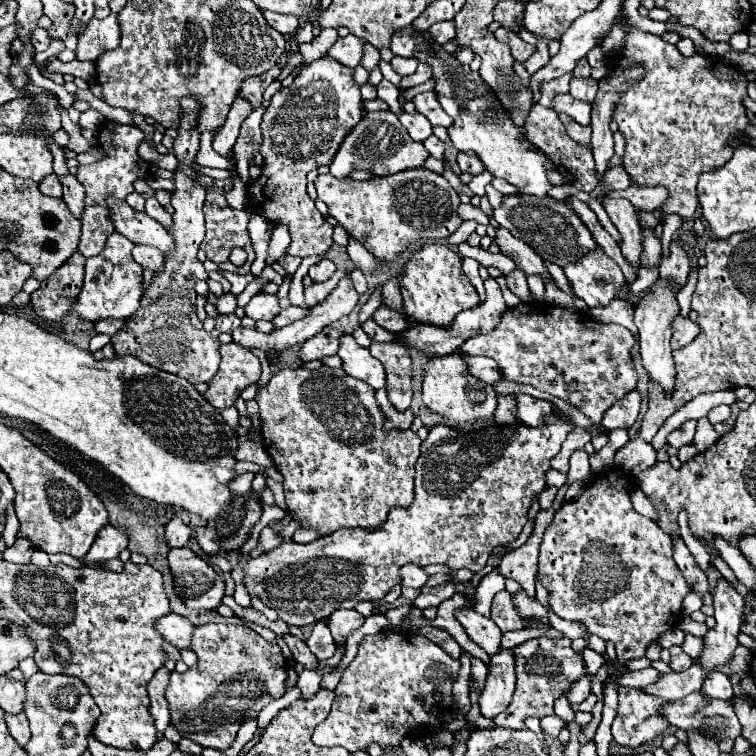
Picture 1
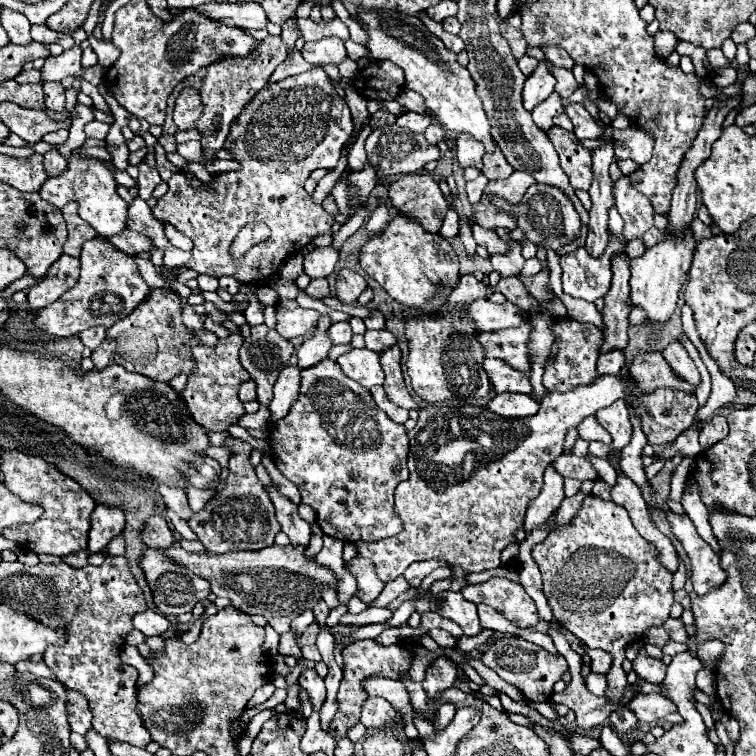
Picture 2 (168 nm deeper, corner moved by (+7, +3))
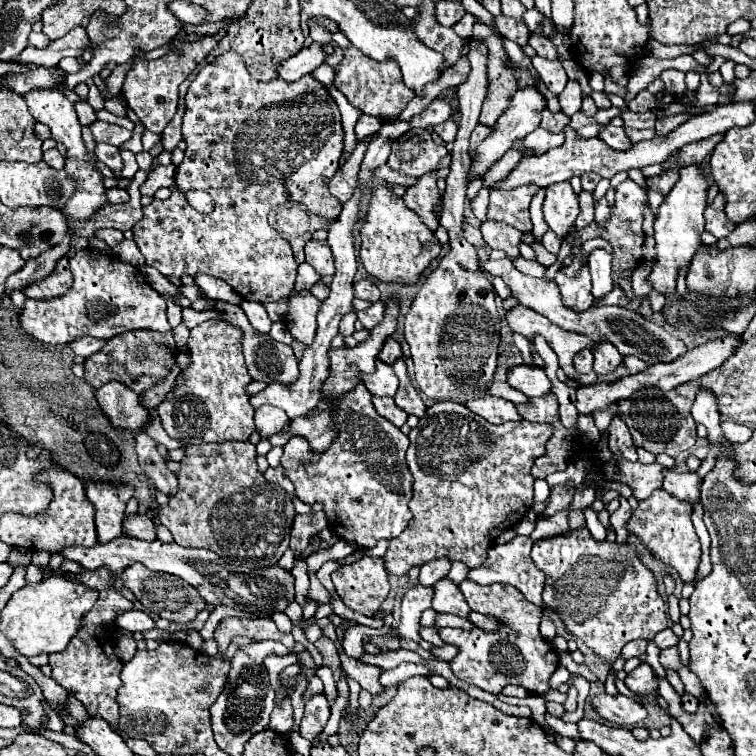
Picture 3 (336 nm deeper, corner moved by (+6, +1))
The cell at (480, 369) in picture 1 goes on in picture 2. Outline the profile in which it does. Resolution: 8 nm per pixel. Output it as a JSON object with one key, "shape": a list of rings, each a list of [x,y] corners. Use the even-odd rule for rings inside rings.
{"shape":[[[486,358],[482,362],[490,384],[494,388],[496,394],[502,392],[522,392],[522,394],[530,394],[532,392],[532,384],[526,376],[520,376],[520,372],[516,372],[514,368],[510,368],[508,364],[504,364],[502,360],[492,360]]]}

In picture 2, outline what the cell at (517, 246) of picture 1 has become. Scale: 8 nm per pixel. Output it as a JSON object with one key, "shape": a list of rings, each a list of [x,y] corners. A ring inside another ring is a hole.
{"shape":[[[474,224],[474,226],[472,226],[472,232],[474,232],[476,244],[484,246],[484,248],[490,252],[490,256],[500,254],[500,252],[502,252],[502,254],[508,254],[510,248],[512,248],[512,244],[508,244],[506,240],[502,240],[494,230],[486,230],[486,228],[482,228],[480,224]]]}

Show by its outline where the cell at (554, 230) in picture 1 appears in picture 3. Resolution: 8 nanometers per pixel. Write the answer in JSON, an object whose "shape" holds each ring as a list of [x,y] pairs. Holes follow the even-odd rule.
{"shape":[[[557,182],[547,188],[543,212],[549,228],[565,238],[565,230],[573,226],[579,214],[579,202],[569,182]]]}

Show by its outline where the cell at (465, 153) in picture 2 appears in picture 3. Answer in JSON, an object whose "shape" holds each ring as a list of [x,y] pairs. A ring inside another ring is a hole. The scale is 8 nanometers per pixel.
{"shape":[[[477,124],[477,126],[475,126],[475,130],[471,132],[471,144],[469,144],[471,154],[473,154],[473,150],[475,150],[475,146],[479,146],[479,144],[489,136],[489,132],[491,132],[489,126],[483,126],[483,124]]]}

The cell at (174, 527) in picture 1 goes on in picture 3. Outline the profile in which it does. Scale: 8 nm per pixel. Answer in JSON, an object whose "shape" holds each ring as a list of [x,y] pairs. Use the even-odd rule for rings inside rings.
{"shape":[[[135,512],[131,516],[123,518],[123,534],[131,536],[131,538],[139,538],[139,540],[155,540],[155,524],[153,520],[149,520],[147,516]]]}

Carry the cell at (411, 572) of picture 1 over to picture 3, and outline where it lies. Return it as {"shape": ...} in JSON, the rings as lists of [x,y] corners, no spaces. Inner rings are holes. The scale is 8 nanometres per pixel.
{"shape":[[[437,558],[427,562],[425,566],[421,566],[421,574],[419,574],[419,584],[423,586],[433,586],[433,582],[445,578],[451,570],[451,560],[449,558]]]}

